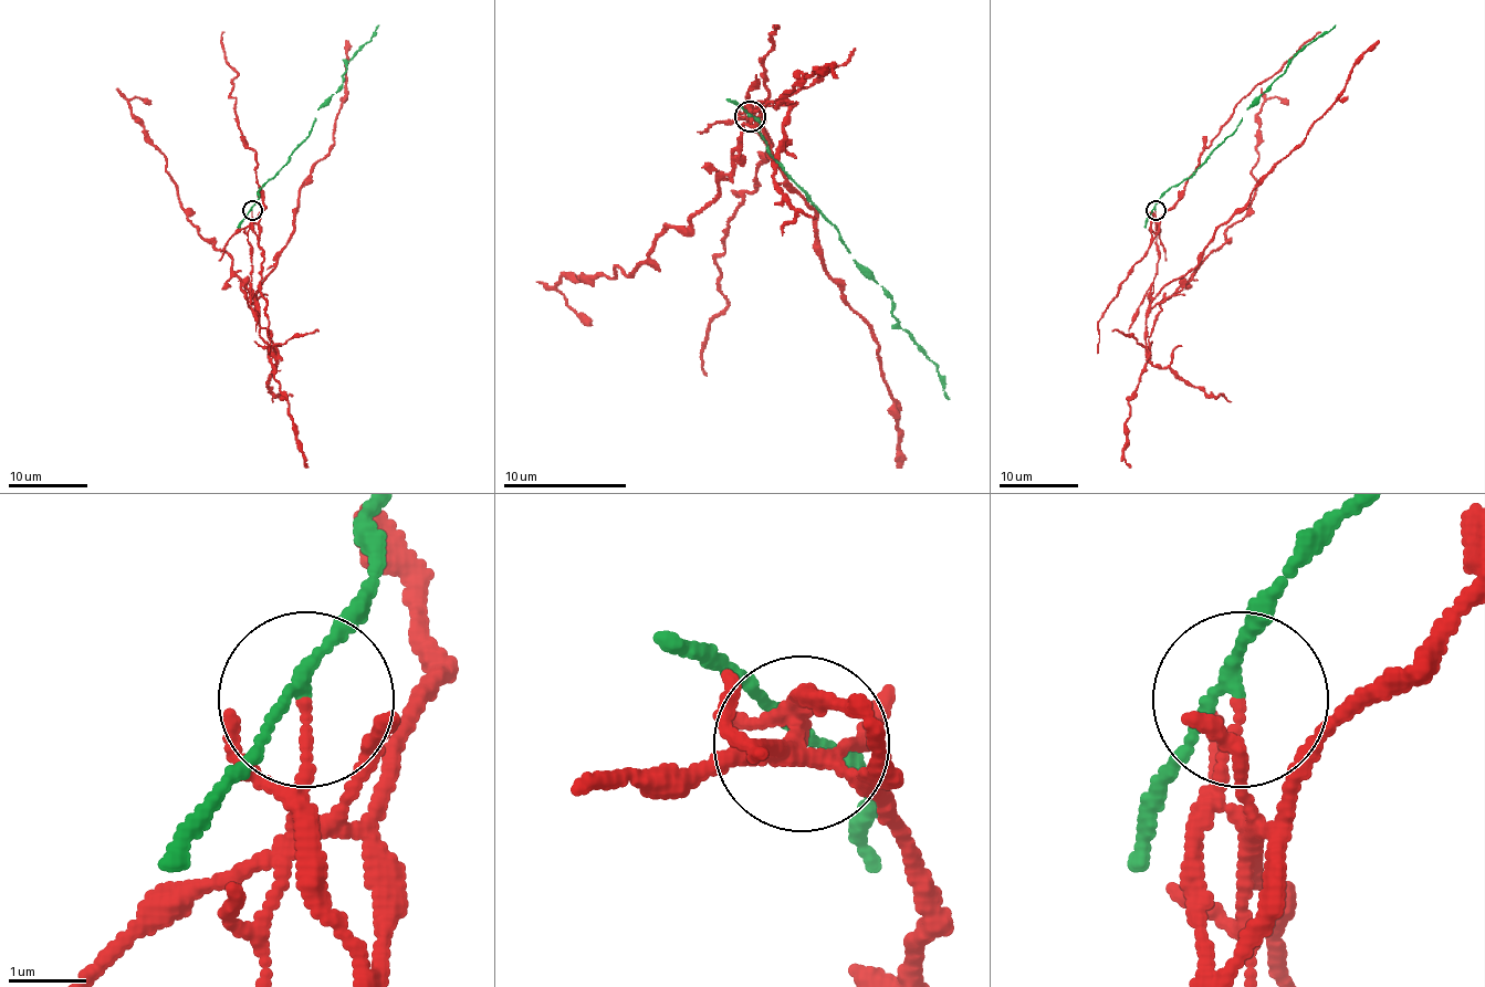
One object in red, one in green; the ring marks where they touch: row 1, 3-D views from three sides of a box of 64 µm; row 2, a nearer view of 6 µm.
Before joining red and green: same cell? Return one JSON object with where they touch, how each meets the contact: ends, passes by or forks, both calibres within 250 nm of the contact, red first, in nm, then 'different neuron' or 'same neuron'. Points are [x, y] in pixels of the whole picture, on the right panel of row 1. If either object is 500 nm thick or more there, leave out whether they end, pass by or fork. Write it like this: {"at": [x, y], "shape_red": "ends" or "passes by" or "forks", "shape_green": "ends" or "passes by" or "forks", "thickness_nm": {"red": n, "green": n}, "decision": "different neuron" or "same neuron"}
{"at": [1156, 210], "shape_red": "ends", "shape_green": "passes by", "thickness_nm": {"red": 110, "green": 120}, "decision": "different neuron"}

